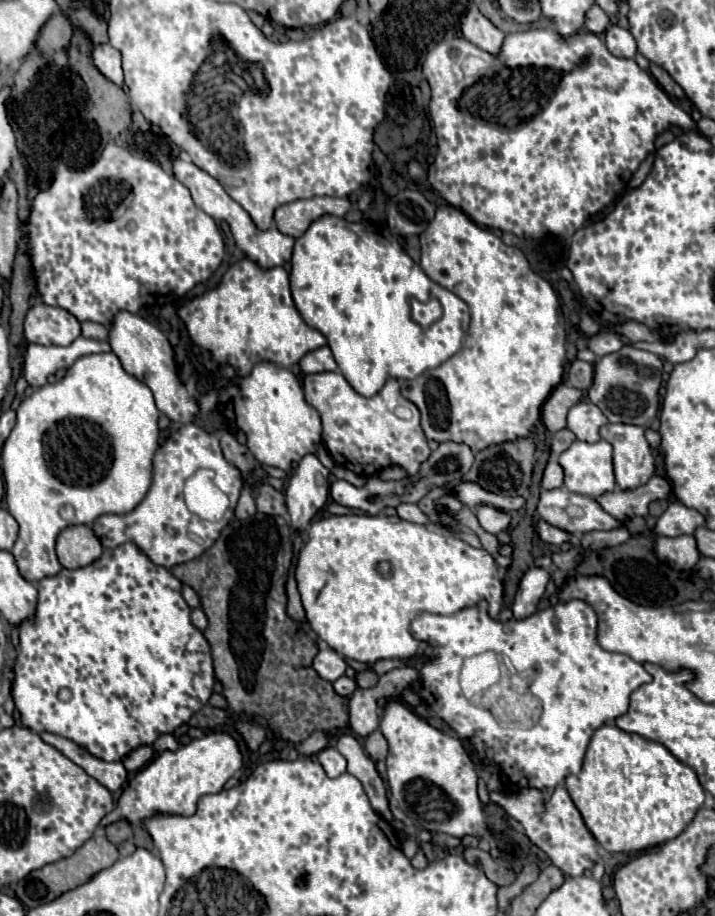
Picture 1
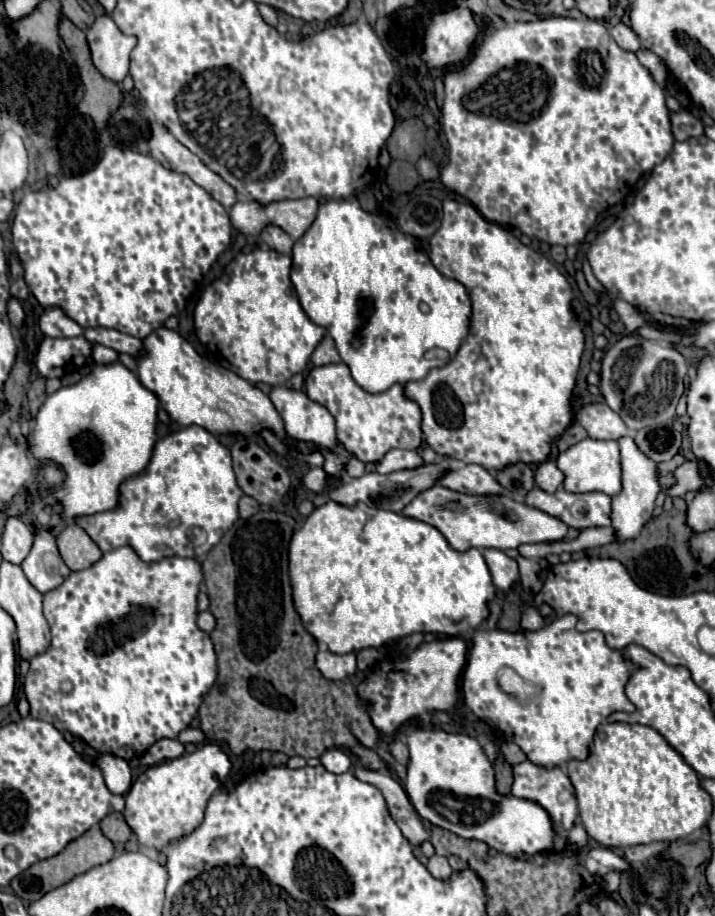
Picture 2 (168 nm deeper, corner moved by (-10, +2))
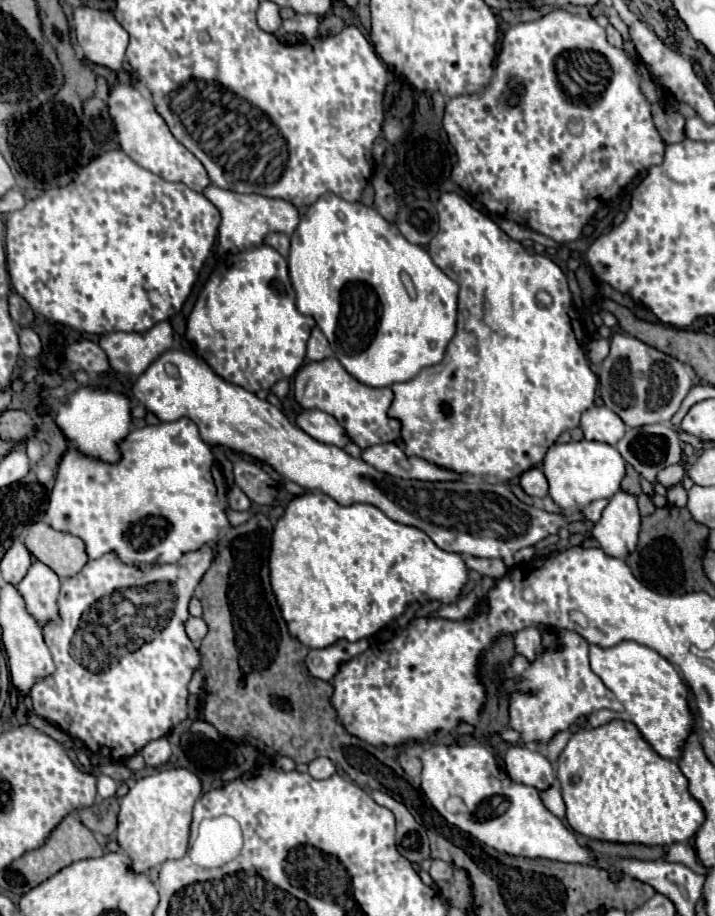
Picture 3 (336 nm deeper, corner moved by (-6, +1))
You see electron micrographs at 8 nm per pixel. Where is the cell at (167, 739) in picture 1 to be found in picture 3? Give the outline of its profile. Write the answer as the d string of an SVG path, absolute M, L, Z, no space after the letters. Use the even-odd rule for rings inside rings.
M160 738L160 740L152 740L150 744L146 744L140 752L144 756L144 762L146 766L162 766L170 760L170 744L166 738Z

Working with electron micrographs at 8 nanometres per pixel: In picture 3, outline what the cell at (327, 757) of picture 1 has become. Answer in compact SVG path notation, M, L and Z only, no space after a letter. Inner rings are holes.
M316 758L308 764L308 772L312 778L322 780L322 778L330 778L332 774L336 774L336 766L330 758Z

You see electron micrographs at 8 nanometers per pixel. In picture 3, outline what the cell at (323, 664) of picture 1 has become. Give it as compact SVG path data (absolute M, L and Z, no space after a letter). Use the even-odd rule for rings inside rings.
M340 640L340 644L334 644L332 648L310 650L306 658L306 666L314 678L332 680L342 664L346 664L348 660L352 660L354 656L366 650L368 650L368 640L360 640L360 642Z

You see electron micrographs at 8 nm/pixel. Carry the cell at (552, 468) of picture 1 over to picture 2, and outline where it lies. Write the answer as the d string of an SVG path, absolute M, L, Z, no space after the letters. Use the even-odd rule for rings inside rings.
M552 461L540 463L534 475L536 475L536 485L538 485L542 491L548 491L548 493L554 493L554 491L562 485L562 481L564 481L562 471L560 471Z

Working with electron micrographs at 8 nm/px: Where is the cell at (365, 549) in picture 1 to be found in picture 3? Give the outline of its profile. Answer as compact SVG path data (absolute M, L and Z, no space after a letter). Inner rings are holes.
M306 492L304 496L294 498L284 512L284 518L276 522L274 534L272 534L272 590L276 592L276 600L280 604L282 616L288 624L288 630L292 632L292 636L296 640L300 640L304 646L308 648L328 648L332 644L336 644L338 640L348 640L348 642L358 642L362 638L370 638L376 632L380 632L384 626L388 626L390 622L394 622L396 618L400 618L410 604L418 602L418 604L428 604L432 600L440 602L440 604L456 604L460 600L460 594L464 590L464 586L468 584L468 566L462 560L460 554L450 554L440 550L426 532L414 528L414 526L406 526L400 522L390 520L382 510L378 510L372 504L350 504L350 506L340 506L336 500L332 500L330 496L322 494L322 492Z

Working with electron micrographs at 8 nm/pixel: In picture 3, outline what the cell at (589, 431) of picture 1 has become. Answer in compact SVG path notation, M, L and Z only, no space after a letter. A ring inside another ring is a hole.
M592 406L582 414L580 428L584 430L586 440L596 440L604 444L616 444L624 438L626 424L606 406Z

